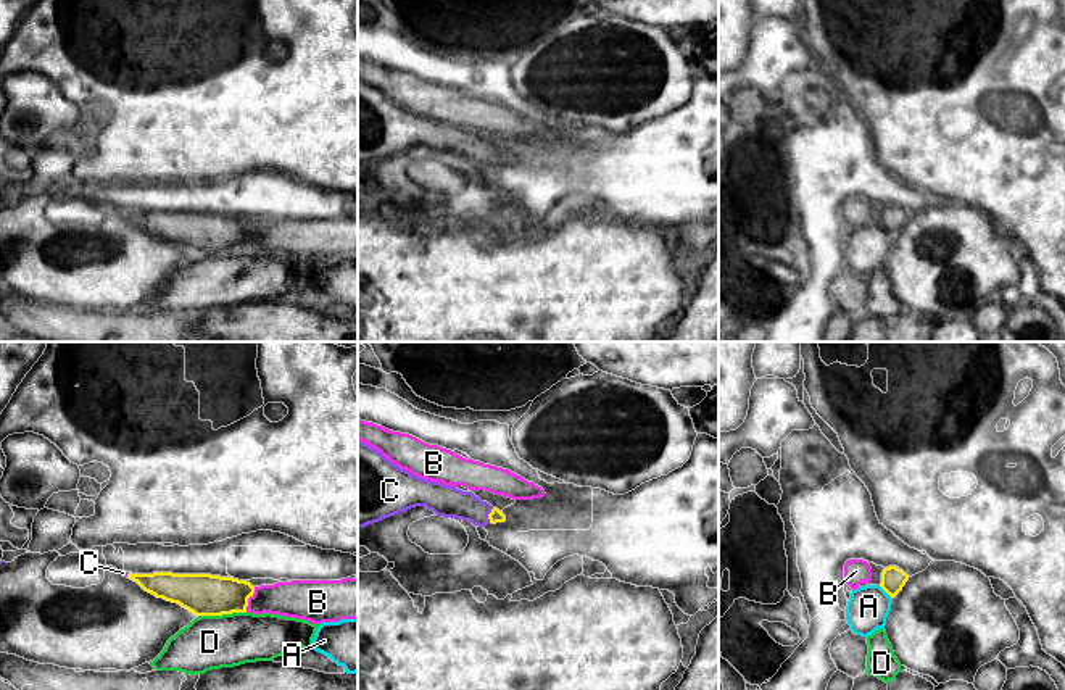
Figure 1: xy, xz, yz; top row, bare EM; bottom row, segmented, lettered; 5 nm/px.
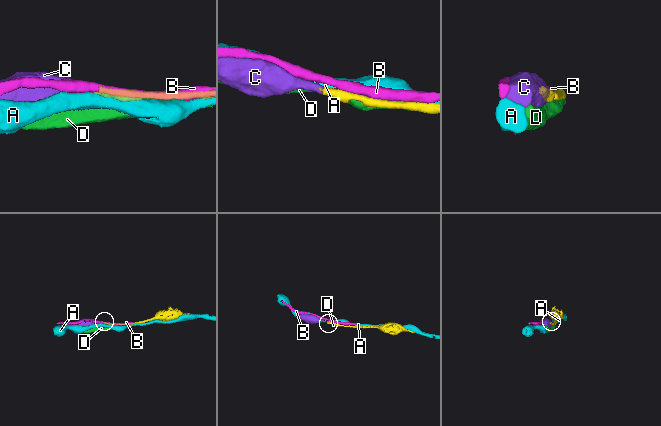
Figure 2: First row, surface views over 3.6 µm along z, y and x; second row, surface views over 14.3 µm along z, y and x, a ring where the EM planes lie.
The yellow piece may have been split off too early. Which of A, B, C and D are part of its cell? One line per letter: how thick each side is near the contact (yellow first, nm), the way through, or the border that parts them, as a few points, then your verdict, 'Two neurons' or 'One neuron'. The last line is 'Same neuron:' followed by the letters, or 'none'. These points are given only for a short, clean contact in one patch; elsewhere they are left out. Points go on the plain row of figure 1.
A: Thickness 120 nm (yellow) against 200 nm. Two neurons
B: Thickness 200 nm (yellow) against 190 nm. Two neurons
C: Thickness 70 nm (yellow) against 160 nm. Path across: xz (495, 155), (488, 153), (443, 139). One neuron
D: Thickness 200 nm (yellow) against 280 nm. Two neurons
Same neuron: C

